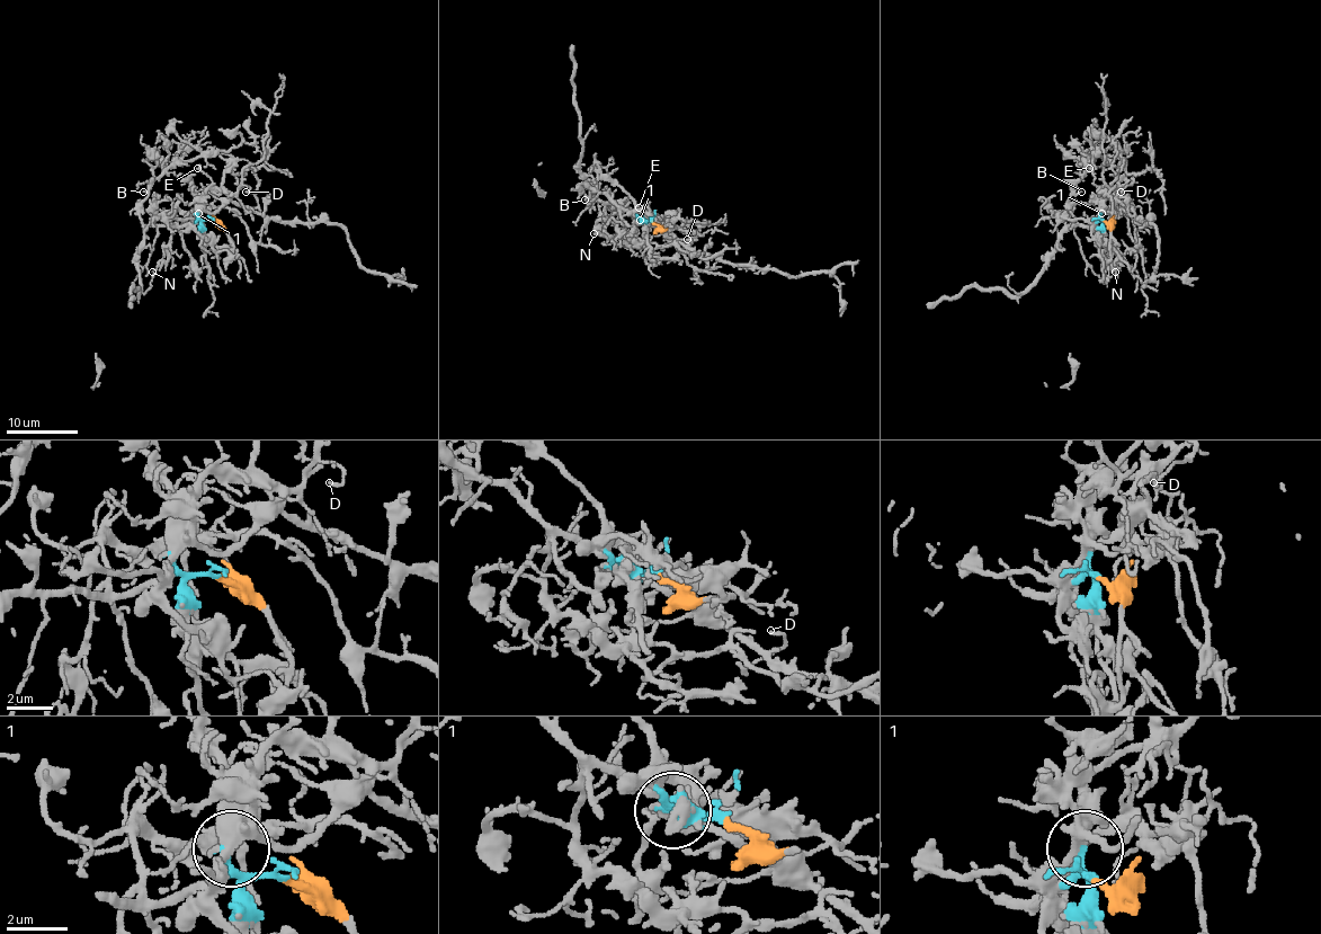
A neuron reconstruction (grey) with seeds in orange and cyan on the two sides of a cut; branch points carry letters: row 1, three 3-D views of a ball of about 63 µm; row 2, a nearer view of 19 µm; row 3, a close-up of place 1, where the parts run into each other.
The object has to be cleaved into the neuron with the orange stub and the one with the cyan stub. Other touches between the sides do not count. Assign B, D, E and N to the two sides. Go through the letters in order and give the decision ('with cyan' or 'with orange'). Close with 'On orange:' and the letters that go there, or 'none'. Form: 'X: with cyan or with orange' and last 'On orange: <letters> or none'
B: with cyan
D: with cyan
E: with cyan
N: with cyan
On orange: none

